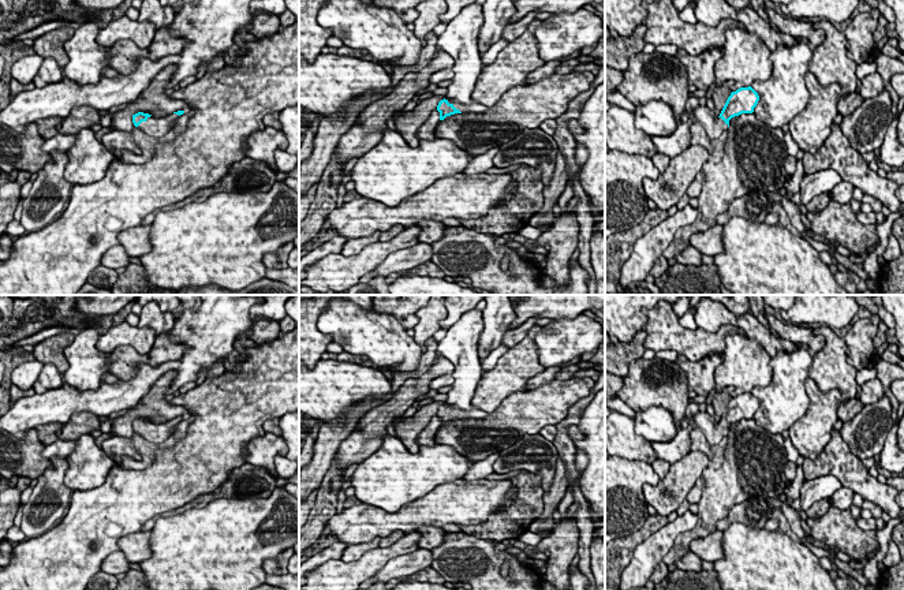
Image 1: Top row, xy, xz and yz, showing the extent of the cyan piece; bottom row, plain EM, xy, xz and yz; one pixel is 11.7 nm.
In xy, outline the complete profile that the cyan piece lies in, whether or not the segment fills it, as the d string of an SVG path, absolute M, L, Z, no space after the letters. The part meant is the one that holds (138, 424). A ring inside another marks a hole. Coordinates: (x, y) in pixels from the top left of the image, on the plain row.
M178 417L169 421L156 423L149 419L138 418L132 421L132 429L146 441L153 444L161 444L171 434L172 429L183 419L184 417Z

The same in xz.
M477 307L466 311L460 320L453 324L442 340L437 343L437 355L433 361L433 365L440 356L447 358L455 365L452 389L448 392L448 400L437 411L440 418L440 426L444 426L447 422L462 419L462 418L486 418L489 414L486 411L478 410L472 404L472 397L477 389L477 385L482 377L482 366L478 355L479 335L483 329L482 311Z

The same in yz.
M740 393L728 403L720 422L706 411L698 411L692 429L699 427L710 445L717 445L729 433L729 426L741 419L752 419L759 407L758 399L751 393Z

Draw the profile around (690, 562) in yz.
M692 552L686 553L681 559L675 563L676 568L683 571L699 572L702 570L702 560Z

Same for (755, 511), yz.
M752 496L746 501L736 504L728 515L729 523L739 522L748 527L765 529L769 519L774 518L774 508L763 496Z

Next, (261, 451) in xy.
M265 433L246 445L246 463L266 468L276 479L274 458L285 456L288 447L280 434Z

